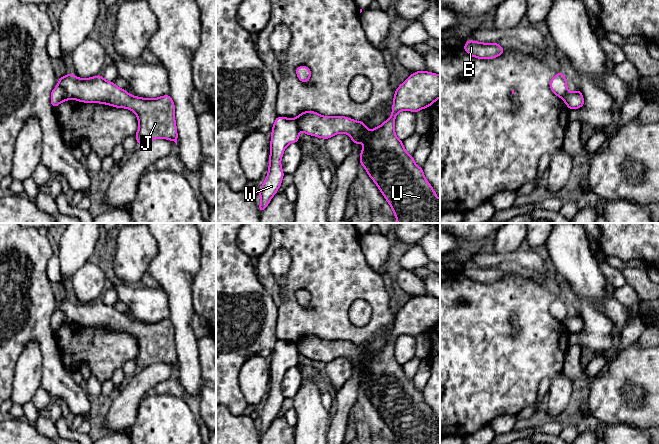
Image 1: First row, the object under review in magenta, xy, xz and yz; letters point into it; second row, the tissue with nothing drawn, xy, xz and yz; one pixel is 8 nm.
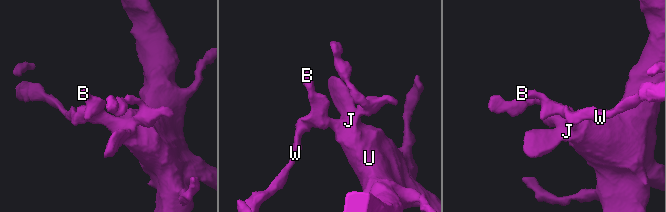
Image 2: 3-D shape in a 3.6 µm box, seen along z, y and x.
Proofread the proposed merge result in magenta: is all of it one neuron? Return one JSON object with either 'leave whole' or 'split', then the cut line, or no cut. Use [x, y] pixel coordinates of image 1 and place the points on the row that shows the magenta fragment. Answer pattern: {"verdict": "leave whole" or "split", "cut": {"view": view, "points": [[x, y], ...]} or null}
{"verdict": "split", "cut": {"view": "xy", "points": [[57, 85], [72, 98]]}}

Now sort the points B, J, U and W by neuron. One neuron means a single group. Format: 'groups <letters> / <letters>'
groups B J U / W

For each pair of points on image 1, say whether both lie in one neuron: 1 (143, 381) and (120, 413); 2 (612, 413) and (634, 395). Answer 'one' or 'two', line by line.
1: one
2: two

